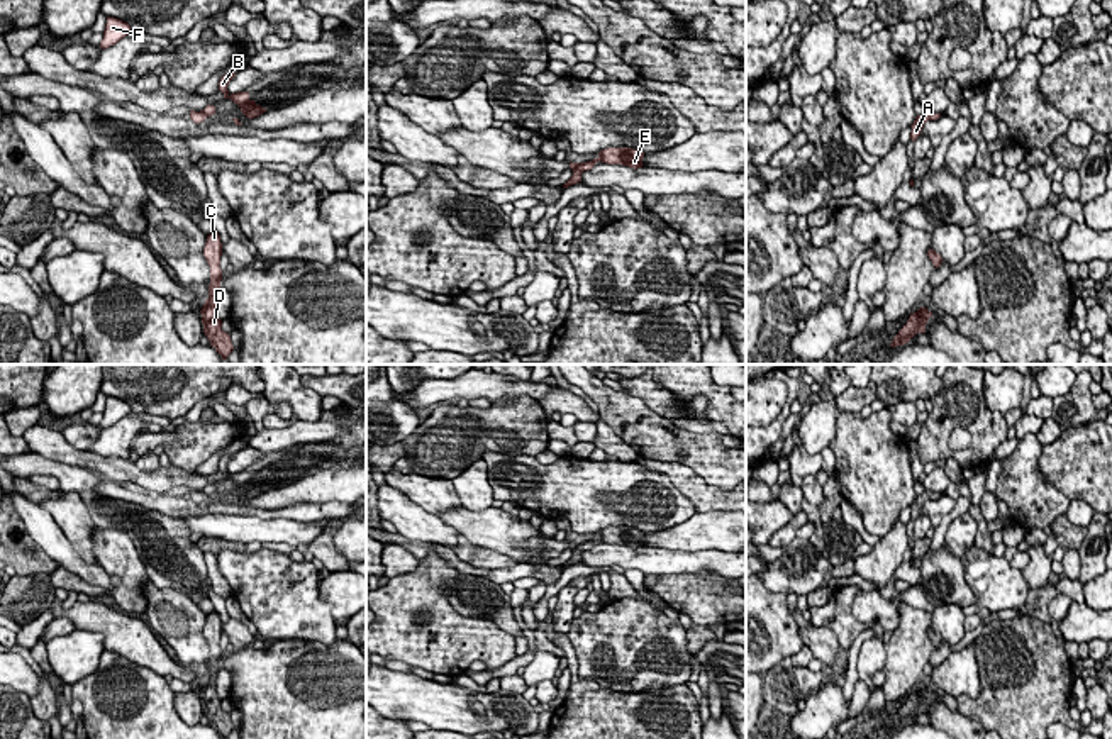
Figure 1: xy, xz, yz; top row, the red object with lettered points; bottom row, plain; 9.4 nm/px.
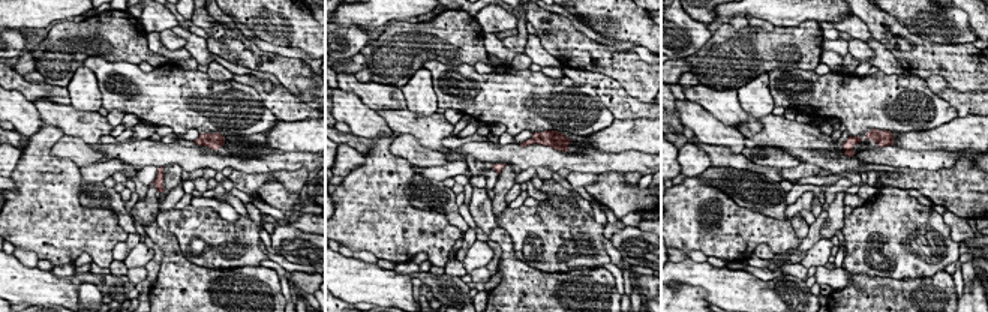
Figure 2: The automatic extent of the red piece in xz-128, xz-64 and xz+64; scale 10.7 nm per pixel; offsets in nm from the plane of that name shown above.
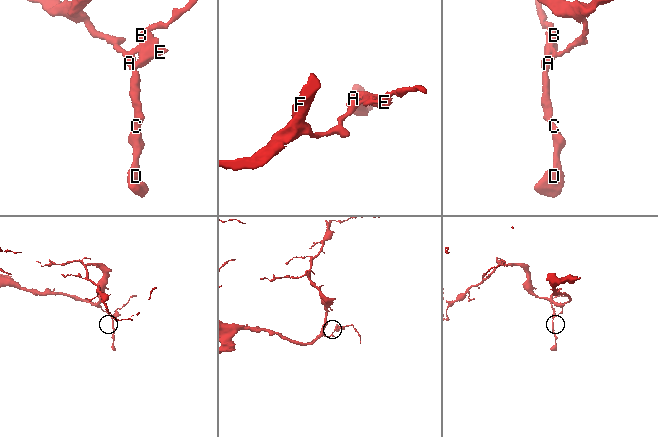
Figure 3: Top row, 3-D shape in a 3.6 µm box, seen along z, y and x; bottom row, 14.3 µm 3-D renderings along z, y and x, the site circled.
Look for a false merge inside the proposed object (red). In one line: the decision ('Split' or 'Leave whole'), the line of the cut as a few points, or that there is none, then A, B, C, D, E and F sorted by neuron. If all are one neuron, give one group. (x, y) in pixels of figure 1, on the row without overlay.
Split. Split along xz (583, 543), (573, 550). Groups: A C D E / B F

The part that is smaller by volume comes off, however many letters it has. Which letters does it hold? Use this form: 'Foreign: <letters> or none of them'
Foreign: A, C, D, E

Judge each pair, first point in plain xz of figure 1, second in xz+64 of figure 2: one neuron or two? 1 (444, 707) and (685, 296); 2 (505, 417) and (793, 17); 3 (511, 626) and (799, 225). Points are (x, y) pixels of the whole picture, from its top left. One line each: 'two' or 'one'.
1: two
2: two
3: two

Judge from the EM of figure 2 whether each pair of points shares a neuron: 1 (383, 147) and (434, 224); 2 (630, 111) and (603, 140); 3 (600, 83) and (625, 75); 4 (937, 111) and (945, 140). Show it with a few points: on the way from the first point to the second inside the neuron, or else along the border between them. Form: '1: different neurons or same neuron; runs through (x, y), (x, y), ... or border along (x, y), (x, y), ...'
1: same neuron; runs through (383, 170), (383, 189), (411, 218)
2: different neurons; border along (645, 117), (615, 120)
3: different neurons; border along (579, 71), (606, 74), (630, 95), (642, 101)
4: different neurons; border along (957, 116), (937, 126), (907, 132)

